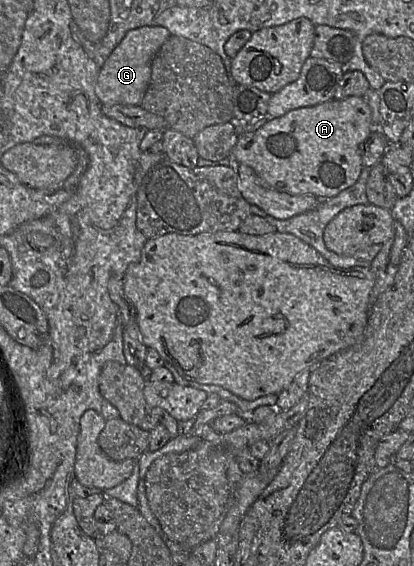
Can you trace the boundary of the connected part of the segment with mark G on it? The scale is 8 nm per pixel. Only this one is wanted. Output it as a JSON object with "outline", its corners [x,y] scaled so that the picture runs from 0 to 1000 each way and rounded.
{"outline":[[[343,46],[302,60],[234,134],[229,164],[246,186],[338,187],[362,143],[367,104],[408,64],[408,55],[391,46]]]}

